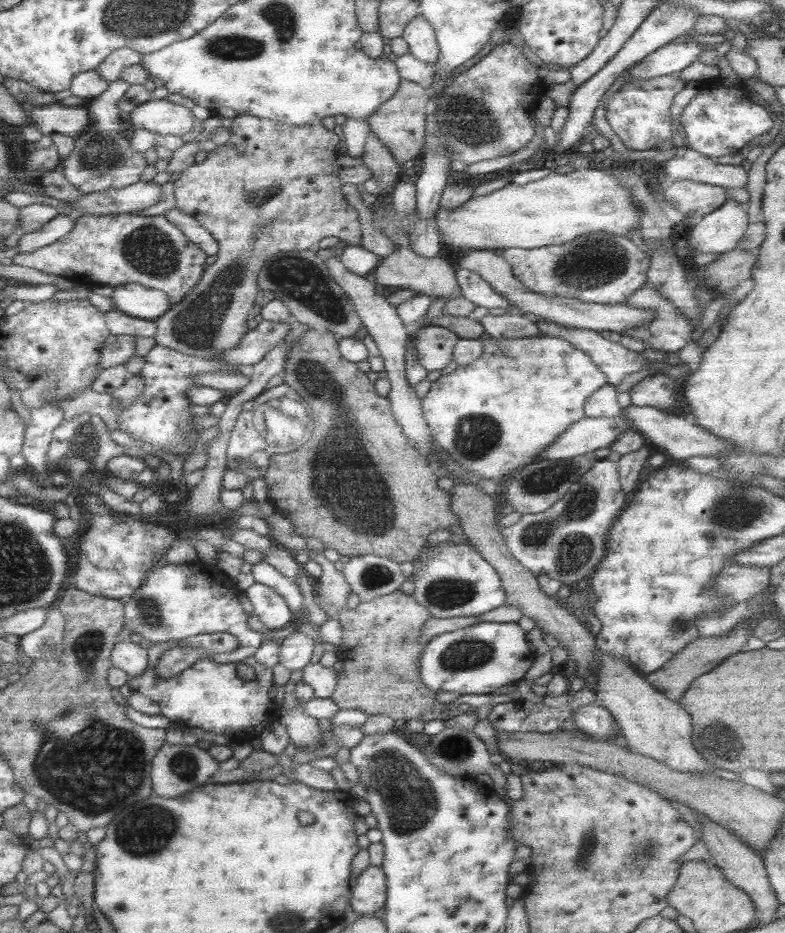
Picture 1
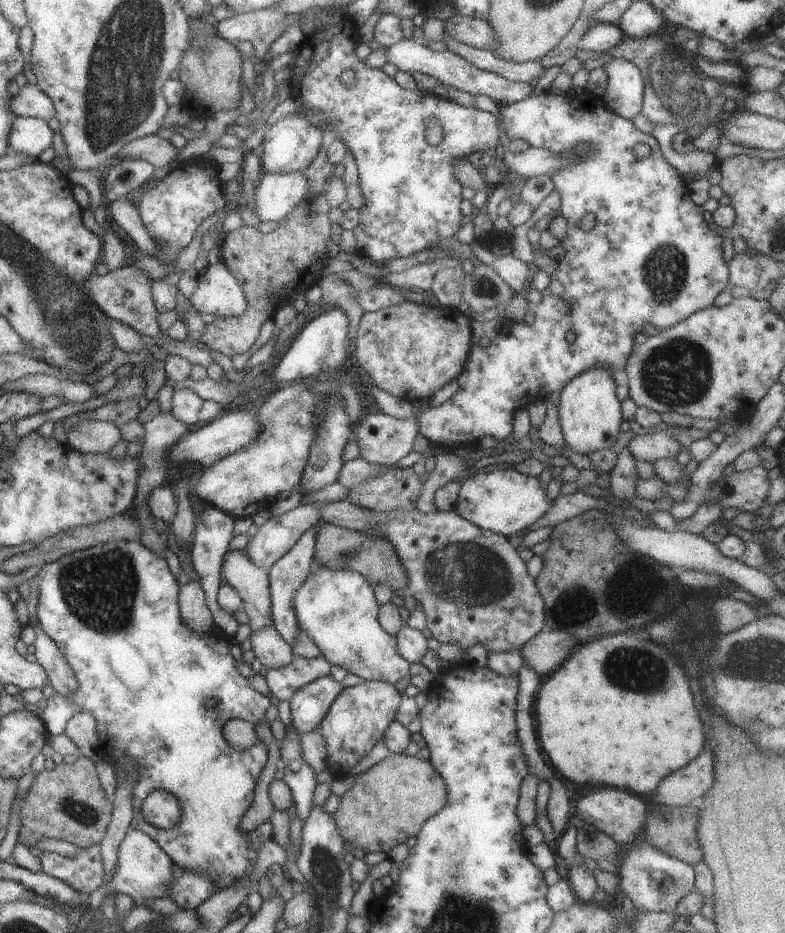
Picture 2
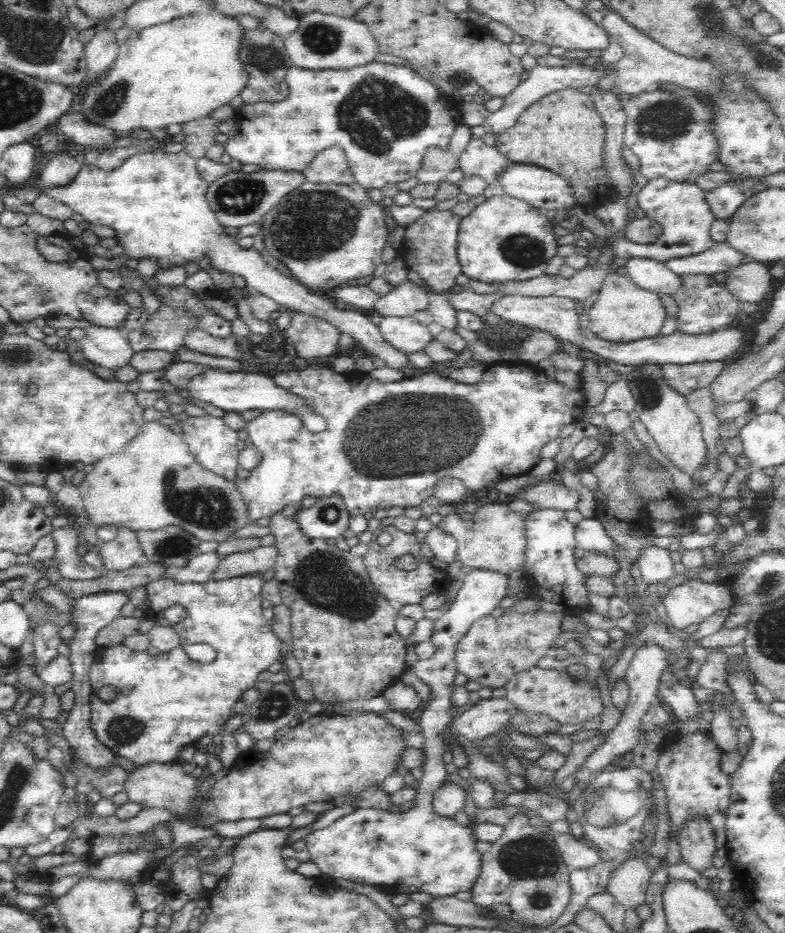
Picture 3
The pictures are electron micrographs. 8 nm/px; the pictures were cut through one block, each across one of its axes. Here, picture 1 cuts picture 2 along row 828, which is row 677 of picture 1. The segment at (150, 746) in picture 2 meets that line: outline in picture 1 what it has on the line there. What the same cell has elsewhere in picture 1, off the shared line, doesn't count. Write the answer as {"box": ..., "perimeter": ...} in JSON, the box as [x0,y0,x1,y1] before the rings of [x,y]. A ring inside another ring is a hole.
{"box":[128,644,280,740],"perimeter":[[[173,644],[151,645],[148,649],[148,669],[140,677],[130,678],[128,684],[132,690],[153,700],[161,710],[161,715],[184,730],[199,728],[204,732],[230,736],[234,740],[258,736],[263,727],[280,720],[280,714],[270,712],[272,700],[268,692],[273,689],[272,669],[256,662],[254,656],[242,663],[255,672],[252,680],[245,681],[237,675],[238,663],[220,664],[204,658],[194,666],[182,670],[177,677],[170,680],[156,676],[154,667],[158,659],[173,648]]]}

